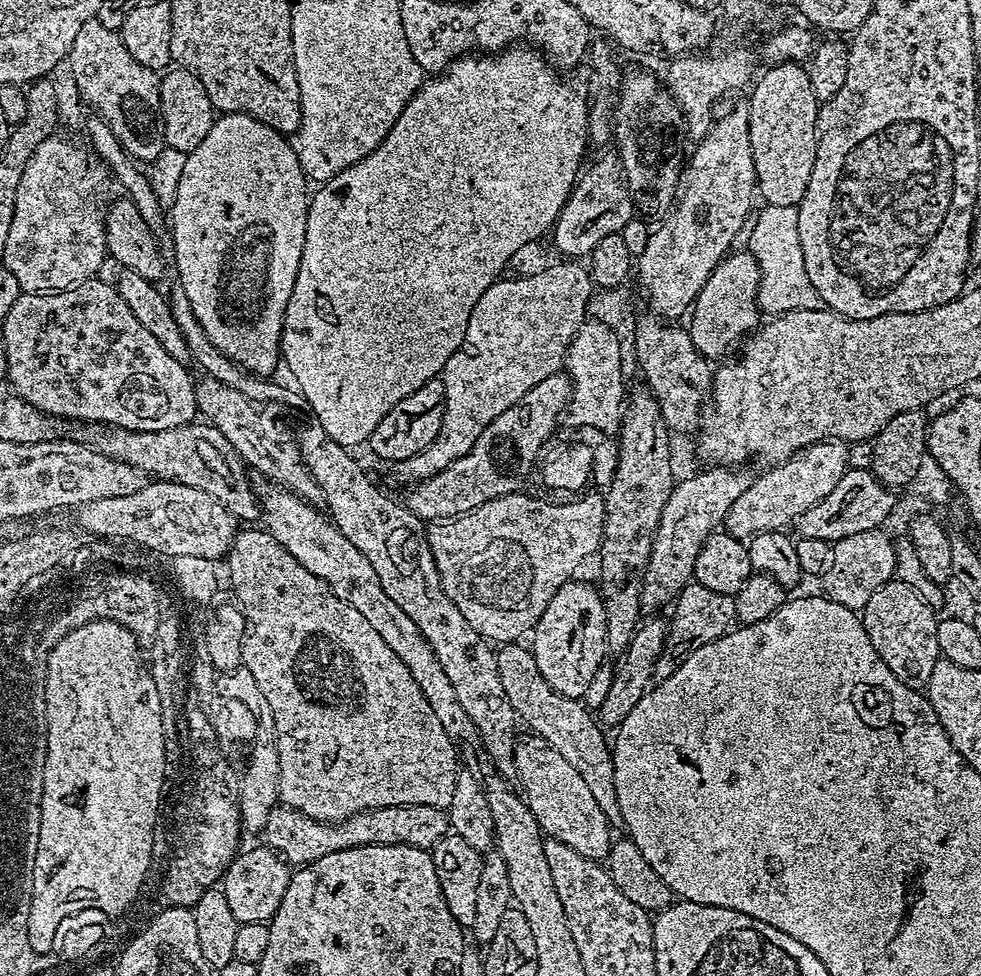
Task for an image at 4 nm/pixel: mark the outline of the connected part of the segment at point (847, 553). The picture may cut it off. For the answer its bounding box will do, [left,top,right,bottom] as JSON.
[822,530,896,610]

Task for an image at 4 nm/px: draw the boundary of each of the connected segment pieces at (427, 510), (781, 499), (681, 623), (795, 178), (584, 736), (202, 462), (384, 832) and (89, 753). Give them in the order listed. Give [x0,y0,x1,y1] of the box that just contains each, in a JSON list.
[[408,371,572,522],[723,442,848,541],[656,582,737,681],[746,64,818,208],[496,642,623,825],[87,422,261,521],[262,804,449,866],[28,619,164,954]]

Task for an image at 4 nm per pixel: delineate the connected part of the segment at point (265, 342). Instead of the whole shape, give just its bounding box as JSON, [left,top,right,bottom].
[170,112,310,378]

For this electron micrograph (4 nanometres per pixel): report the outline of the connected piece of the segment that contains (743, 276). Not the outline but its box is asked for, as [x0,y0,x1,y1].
[686,250,762,362]

